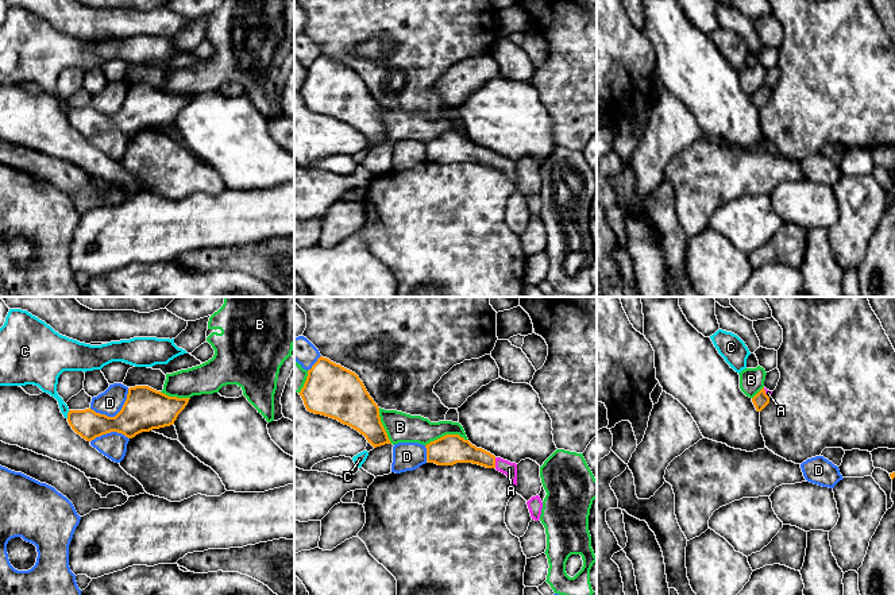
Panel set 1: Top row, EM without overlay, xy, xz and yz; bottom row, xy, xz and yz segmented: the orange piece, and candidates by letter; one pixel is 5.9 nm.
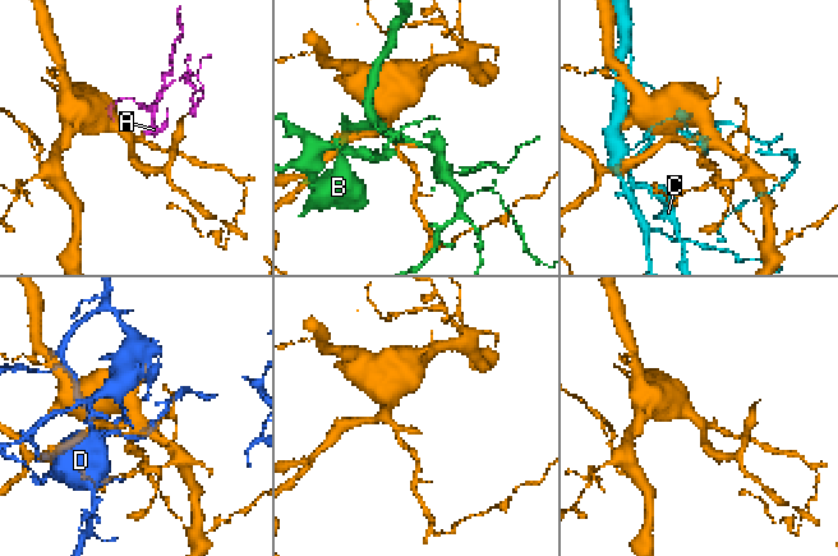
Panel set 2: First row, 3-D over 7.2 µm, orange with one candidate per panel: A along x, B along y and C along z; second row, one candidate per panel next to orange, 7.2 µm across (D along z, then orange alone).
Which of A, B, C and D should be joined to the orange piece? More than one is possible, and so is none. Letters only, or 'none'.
A

